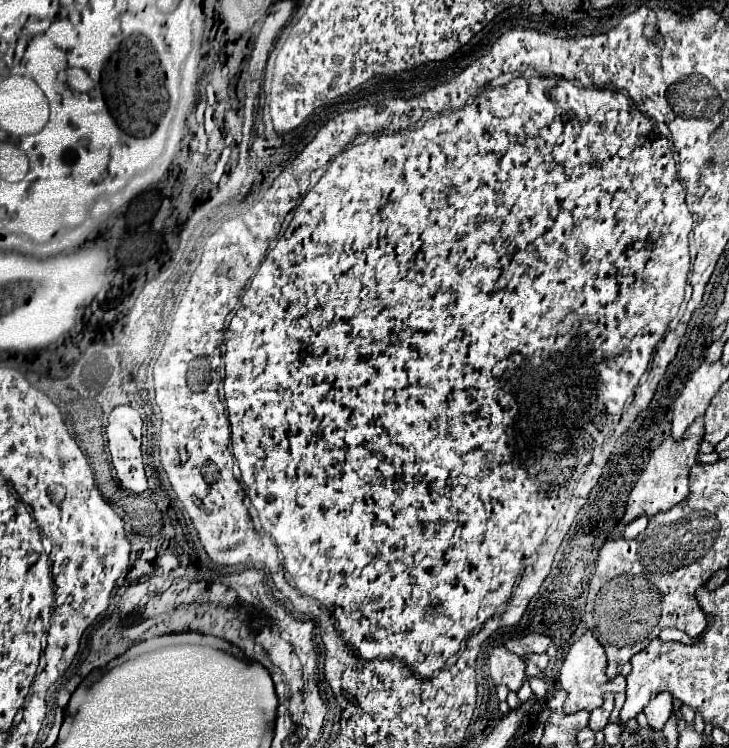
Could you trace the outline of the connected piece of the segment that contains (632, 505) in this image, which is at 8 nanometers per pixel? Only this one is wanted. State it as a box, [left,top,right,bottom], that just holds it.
[622,418,704,524]

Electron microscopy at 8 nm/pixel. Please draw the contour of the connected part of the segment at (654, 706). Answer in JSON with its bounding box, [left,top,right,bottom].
[644,692,672,732]

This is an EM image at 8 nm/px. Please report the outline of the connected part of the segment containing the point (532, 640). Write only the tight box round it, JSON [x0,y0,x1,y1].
[504,634,552,656]

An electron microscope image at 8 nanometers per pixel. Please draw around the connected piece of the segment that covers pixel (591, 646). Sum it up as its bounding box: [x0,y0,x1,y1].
[560,630,626,714]

